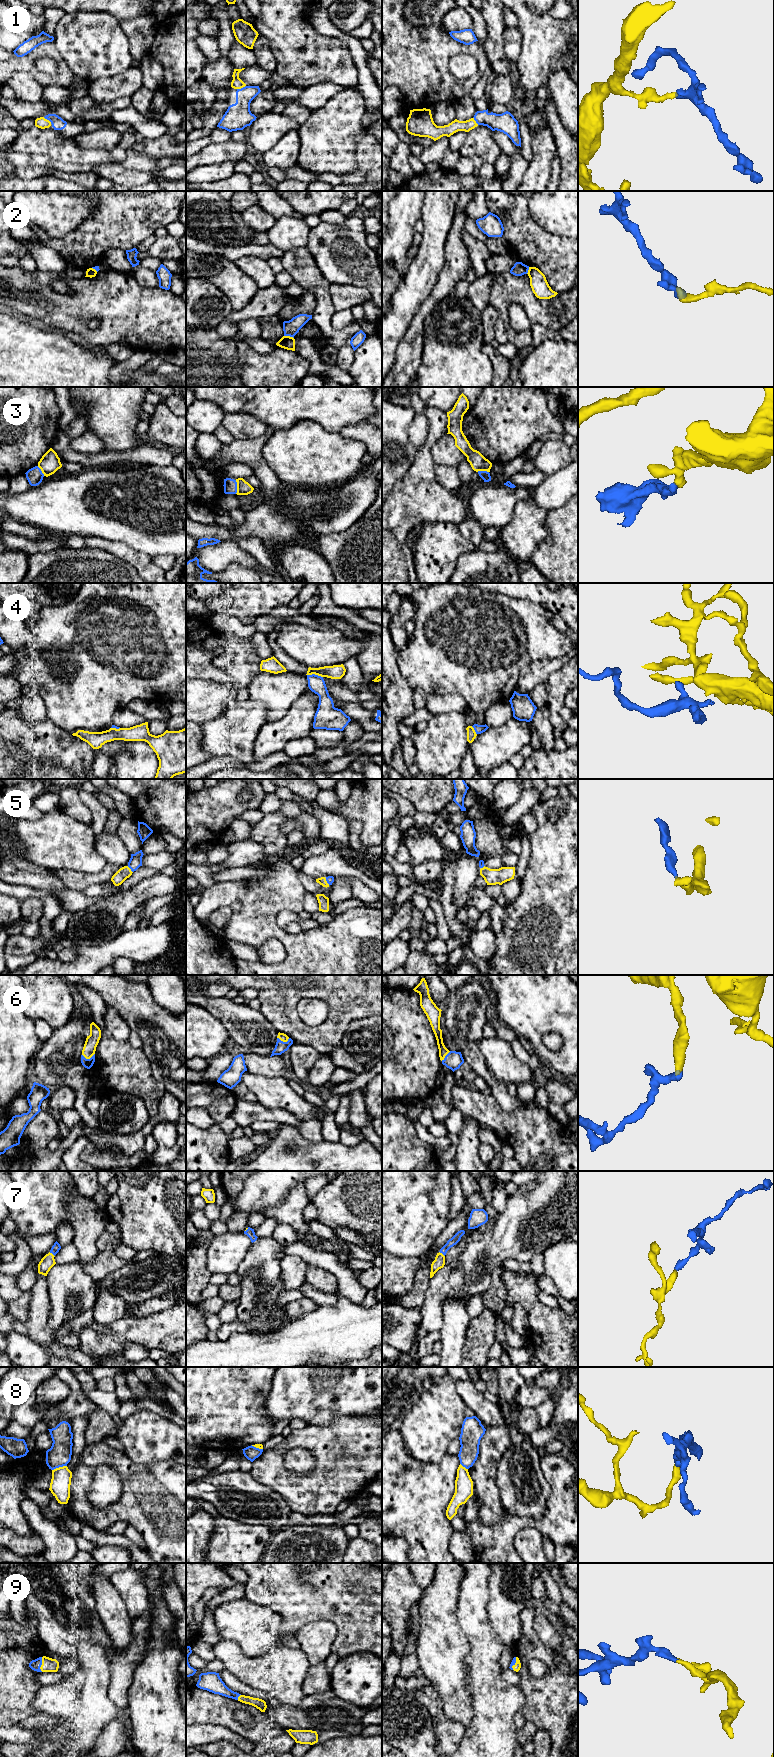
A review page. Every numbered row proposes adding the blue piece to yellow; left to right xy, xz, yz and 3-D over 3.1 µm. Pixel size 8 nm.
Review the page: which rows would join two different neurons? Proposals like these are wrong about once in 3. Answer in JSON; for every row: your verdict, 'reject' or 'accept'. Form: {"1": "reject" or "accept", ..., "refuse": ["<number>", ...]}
{"1": "accept", "2": "reject", "3": "reject", "4": "reject", "5": "accept", "6": "accept", "7": "accept", "8": "reject", "9": "accept", "refuse": ["2", "3", "4", "8"]}

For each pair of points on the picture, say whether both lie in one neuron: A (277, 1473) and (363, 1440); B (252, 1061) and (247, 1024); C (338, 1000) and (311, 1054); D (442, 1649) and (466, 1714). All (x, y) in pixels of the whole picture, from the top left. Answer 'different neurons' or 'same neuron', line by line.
A: same neuron
B: different neurons
C: different neurons
D: same neuron

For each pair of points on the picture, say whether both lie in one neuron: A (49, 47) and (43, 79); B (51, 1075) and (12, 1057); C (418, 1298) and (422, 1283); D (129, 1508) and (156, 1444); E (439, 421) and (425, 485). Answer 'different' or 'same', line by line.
A: same
B: different
C: same
D: different
E: same

